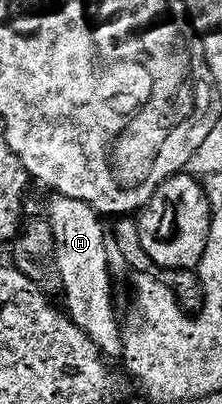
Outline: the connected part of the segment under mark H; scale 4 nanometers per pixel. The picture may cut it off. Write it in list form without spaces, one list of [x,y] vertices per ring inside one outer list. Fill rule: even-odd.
[[[54,196],[47,211],[47,218],[54,233],[55,269],[58,269],[65,289],[65,306],[67,315],[77,327],[109,359],[124,356],[124,332],[121,321],[117,319],[113,297],[111,295],[111,280],[113,275],[109,269],[107,237],[101,223],[102,216],[89,204],[77,199],[67,199],[66,196]]]

